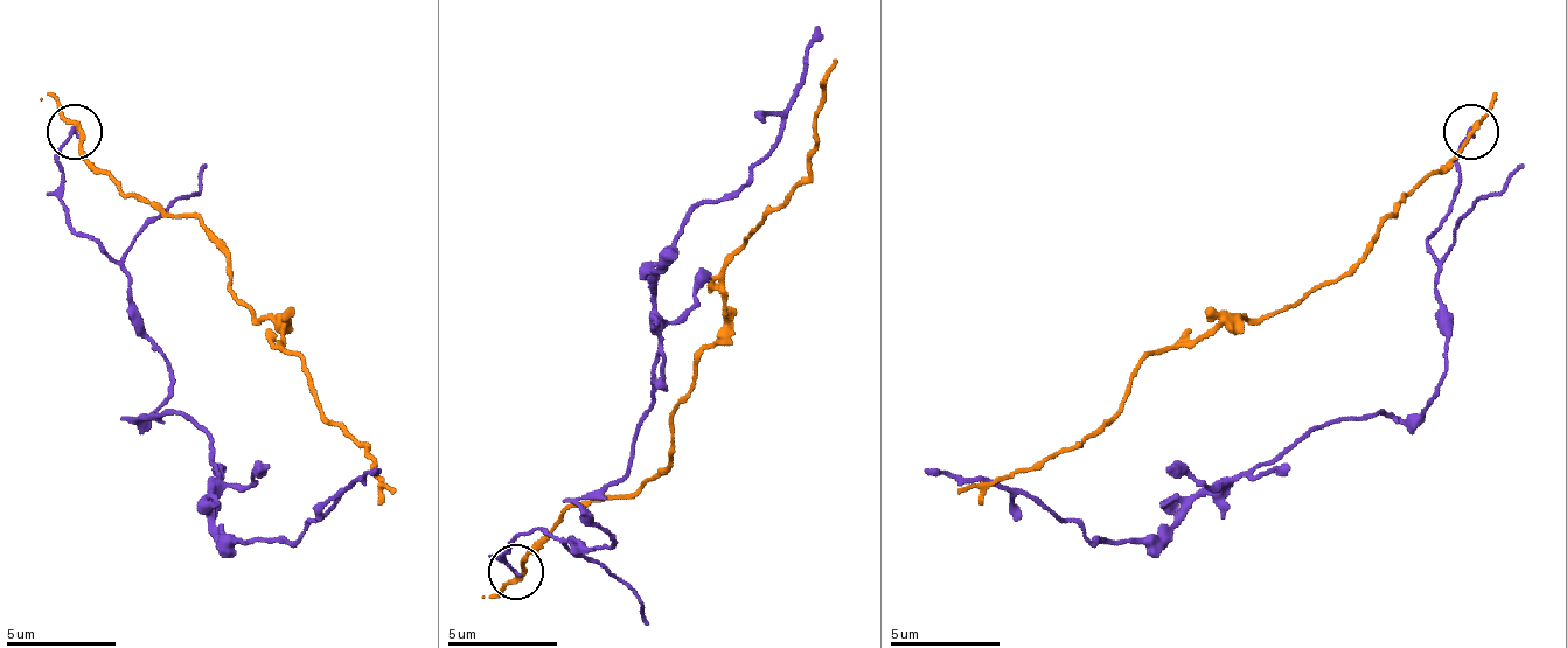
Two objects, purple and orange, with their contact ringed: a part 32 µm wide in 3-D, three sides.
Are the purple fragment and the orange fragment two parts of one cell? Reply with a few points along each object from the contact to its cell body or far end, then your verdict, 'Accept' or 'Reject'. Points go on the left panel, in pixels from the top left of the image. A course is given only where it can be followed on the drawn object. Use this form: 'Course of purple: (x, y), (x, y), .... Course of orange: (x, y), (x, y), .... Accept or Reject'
Course of purple: (75, 131), (64, 218), (130, 279), (168, 367), (136, 416), (207, 438), (213, 520), (294, 542), (377, 471). Course of orange: (75, 131), (81, 153), (130, 196), (190, 213), (229, 262), (229, 290), (284, 328), (317, 405), (394, 493). Reject

